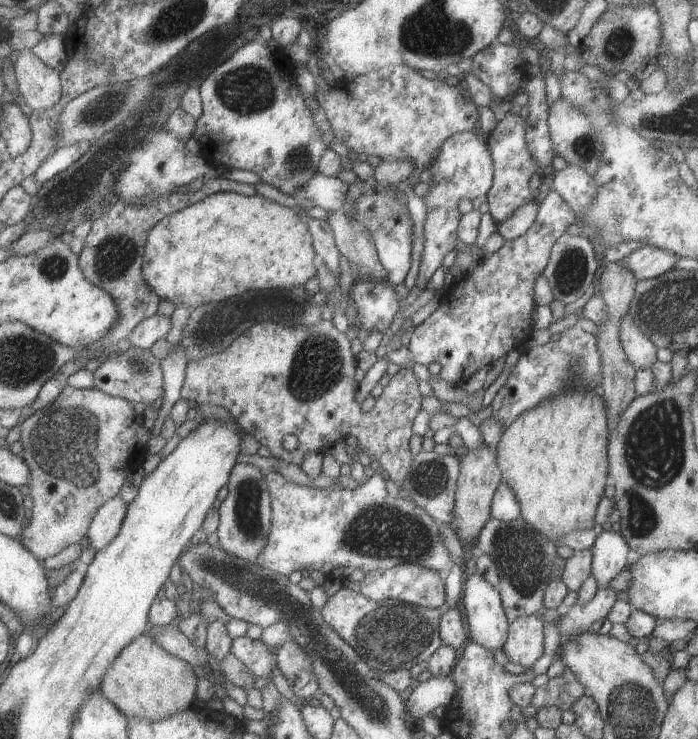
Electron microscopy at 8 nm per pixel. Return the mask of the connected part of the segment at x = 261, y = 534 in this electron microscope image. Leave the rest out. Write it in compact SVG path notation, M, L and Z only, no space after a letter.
M239 461L232 472L228 484L227 498L220 504L221 524L217 536L219 546L230 555L243 557L248 562L257 562L258 556L268 546L272 529L272 492L270 491L265 470L253 463Z

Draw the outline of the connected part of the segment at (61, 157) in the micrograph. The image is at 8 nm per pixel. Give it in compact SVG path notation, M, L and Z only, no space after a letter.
M81 141L59 147L53 154L39 167L34 174L38 184L47 182L56 174L69 168L74 162L77 162L85 153L91 151L89 141Z

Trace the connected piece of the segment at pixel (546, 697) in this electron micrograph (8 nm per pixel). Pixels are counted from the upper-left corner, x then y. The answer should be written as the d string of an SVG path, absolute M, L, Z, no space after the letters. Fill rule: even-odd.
M566 667L561 676L551 678L545 686L536 688L532 705L537 709L557 707L562 711L571 711L573 701L581 695L589 696L589 692L588 689L581 686L573 671Z

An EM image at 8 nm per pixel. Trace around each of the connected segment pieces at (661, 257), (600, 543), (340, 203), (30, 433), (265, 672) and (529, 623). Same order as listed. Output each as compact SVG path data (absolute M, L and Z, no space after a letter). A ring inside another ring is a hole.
M645 245L637 250L631 251L621 259L624 267L633 273L637 281L650 279L673 269L678 256L671 251L653 246Z
M611 530L601 532L590 549L590 575L596 580L597 588L607 587L607 584L628 566L632 556L625 539Z
M319 172L309 181L308 188L301 193L301 198L307 198L326 211L339 211L347 204L349 184L339 177L330 177Z
M68 384L51 406L37 411L19 425L19 440L24 448L22 456L32 472L29 487L33 498L30 525L24 530L22 541L42 562L87 537L99 509L119 495L129 474L143 466L151 431L142 425L142 417L133 405L133 401L111 396L97 388L78 389Z
M236 638L232 644L232 653L240 658L255 676L269 679L271 672L278 668L277 655L273 654L261 639Z
M531 615L519 617L510 623L507 642L501 649L508 661L531 669L531 666L545 654L543 620Z

